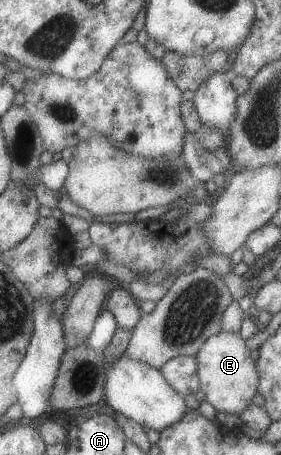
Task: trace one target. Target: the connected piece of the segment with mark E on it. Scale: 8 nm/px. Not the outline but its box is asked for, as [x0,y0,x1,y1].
[196,331,258,414]

